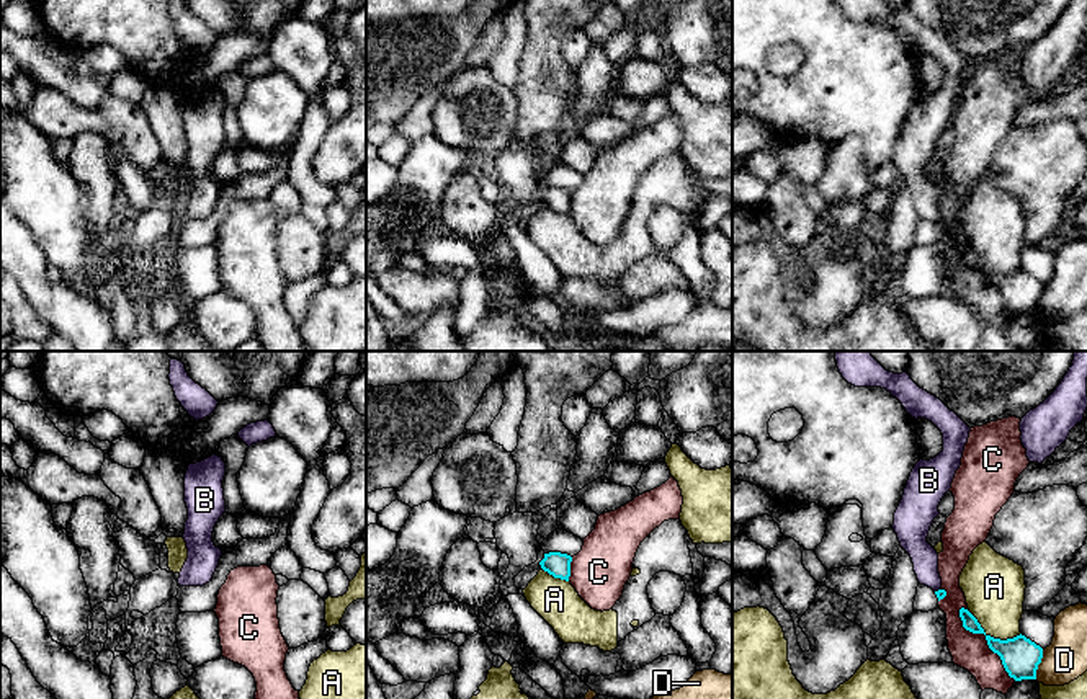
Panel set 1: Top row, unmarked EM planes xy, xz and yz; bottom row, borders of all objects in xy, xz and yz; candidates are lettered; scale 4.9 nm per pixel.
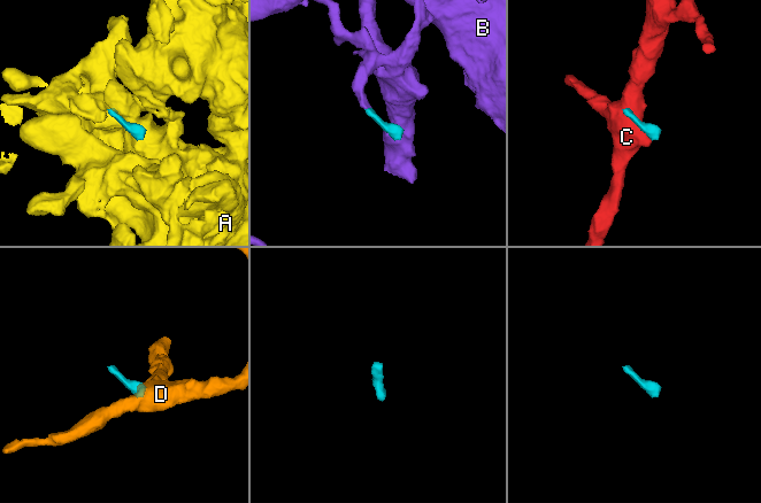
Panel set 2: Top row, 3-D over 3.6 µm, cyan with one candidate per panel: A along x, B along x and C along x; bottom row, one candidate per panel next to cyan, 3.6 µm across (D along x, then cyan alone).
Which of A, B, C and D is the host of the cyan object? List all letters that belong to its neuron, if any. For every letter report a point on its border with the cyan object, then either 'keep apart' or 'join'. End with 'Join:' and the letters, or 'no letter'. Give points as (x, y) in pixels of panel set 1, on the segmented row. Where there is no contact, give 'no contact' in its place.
A: yz (993, 637) | keep apart
B: yz (939, 590) | join
C: yz (986, 639) | keep apart
D: yz (1038, 663) | keep apart
Join: B

